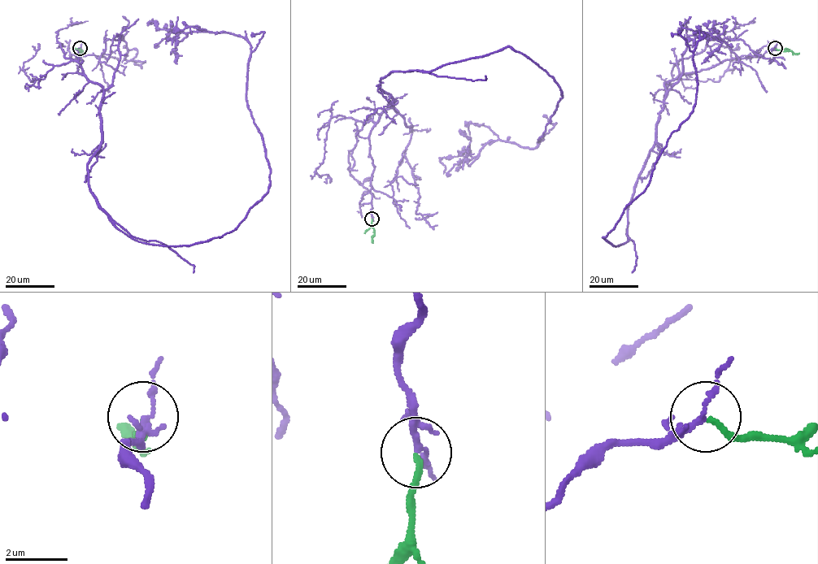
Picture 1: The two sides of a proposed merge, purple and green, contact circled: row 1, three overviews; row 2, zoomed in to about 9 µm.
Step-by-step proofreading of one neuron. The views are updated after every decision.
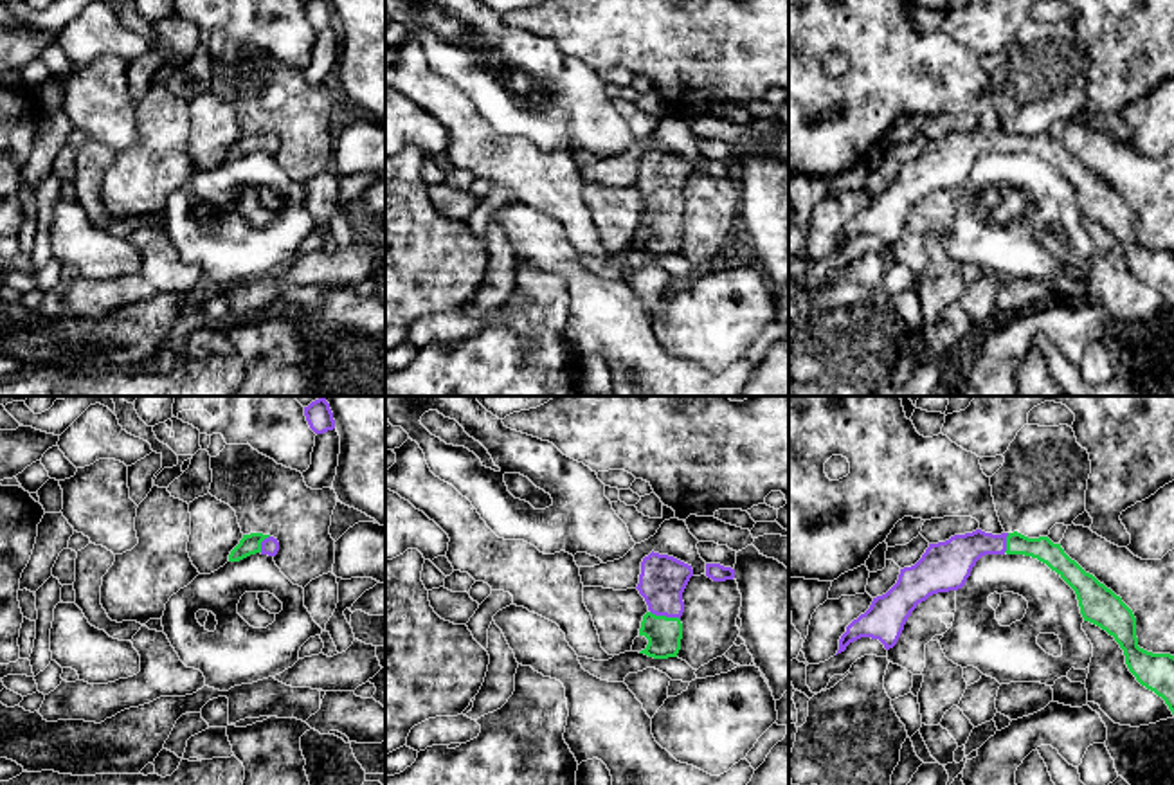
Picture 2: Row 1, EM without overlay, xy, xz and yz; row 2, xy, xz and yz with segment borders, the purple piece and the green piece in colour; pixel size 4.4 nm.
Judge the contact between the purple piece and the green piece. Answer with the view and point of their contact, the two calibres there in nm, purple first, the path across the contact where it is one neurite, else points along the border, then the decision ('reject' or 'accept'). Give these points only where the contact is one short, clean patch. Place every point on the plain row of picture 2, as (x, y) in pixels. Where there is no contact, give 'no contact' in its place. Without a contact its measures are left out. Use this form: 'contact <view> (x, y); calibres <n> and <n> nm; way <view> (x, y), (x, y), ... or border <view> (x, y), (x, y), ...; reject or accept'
contact xz (665, 211); calibres 220 and 150 nm; way xz (663, 175), (665, 211), (663, 231); accept

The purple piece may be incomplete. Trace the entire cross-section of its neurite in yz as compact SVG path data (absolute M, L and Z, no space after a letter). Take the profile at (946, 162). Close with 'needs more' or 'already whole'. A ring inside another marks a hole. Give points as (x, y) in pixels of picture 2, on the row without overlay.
M976 126L929 140L922 155L900 166L897 180L873 194L870 205L846 223L837 250L861 234L879 236L886 247L893 245L918 200L933 191L962 185L981 153L1005 149L1037 155L1055 167L1075 187L1084 218L1115 234L1129 268L1161 293L1174 311L1174 252L1140 245L1133 207L1048 133L1028 135L1017 128L992 131Z; needs more

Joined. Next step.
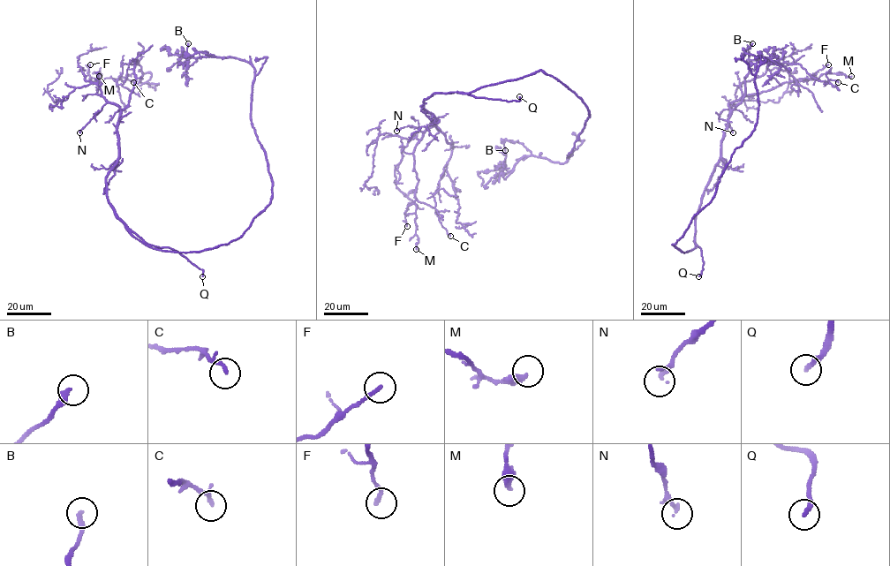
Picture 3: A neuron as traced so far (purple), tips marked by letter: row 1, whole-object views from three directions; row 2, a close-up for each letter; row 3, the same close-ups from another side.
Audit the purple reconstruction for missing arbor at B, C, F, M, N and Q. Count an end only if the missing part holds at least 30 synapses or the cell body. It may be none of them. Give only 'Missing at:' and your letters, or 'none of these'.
Missing at: Q

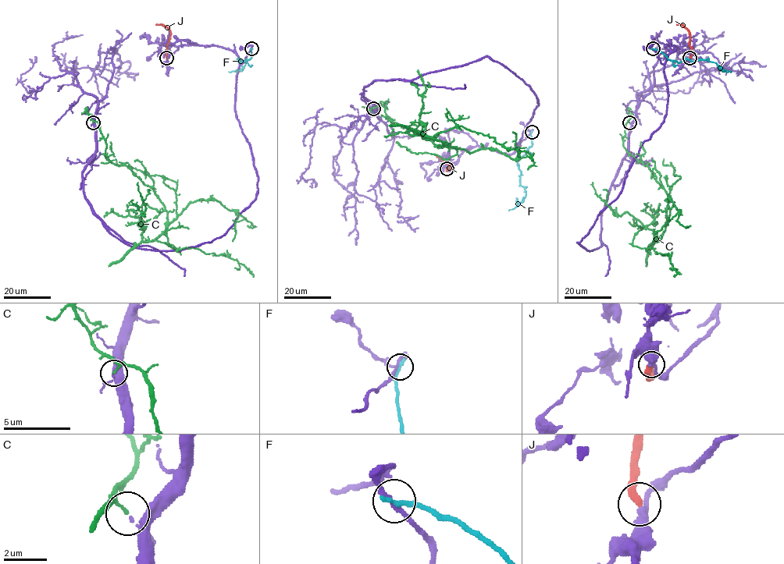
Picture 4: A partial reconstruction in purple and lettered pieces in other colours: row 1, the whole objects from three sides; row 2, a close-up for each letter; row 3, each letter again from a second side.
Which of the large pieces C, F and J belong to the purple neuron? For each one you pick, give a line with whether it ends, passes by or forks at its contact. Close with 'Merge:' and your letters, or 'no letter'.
Merge: no letter

